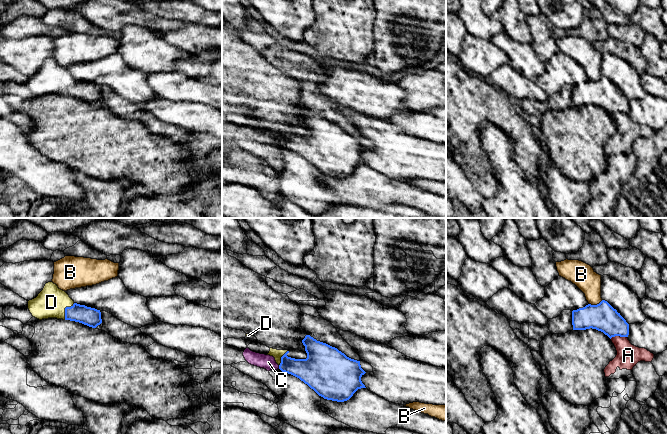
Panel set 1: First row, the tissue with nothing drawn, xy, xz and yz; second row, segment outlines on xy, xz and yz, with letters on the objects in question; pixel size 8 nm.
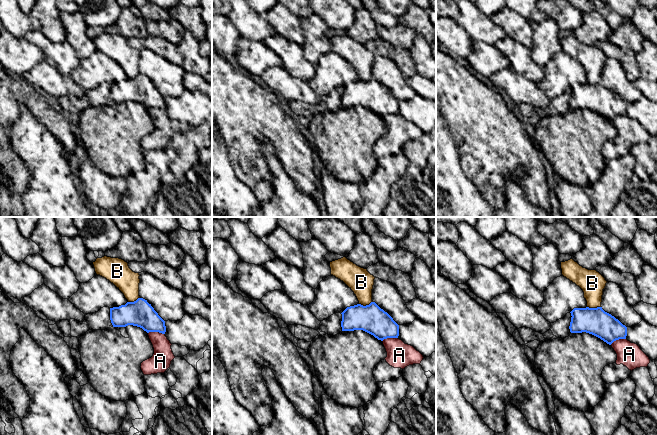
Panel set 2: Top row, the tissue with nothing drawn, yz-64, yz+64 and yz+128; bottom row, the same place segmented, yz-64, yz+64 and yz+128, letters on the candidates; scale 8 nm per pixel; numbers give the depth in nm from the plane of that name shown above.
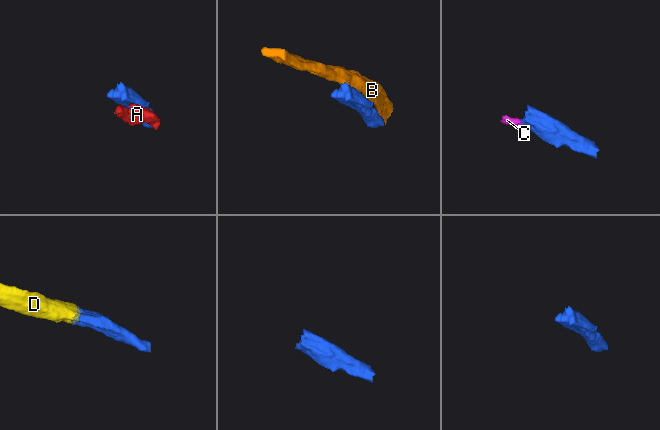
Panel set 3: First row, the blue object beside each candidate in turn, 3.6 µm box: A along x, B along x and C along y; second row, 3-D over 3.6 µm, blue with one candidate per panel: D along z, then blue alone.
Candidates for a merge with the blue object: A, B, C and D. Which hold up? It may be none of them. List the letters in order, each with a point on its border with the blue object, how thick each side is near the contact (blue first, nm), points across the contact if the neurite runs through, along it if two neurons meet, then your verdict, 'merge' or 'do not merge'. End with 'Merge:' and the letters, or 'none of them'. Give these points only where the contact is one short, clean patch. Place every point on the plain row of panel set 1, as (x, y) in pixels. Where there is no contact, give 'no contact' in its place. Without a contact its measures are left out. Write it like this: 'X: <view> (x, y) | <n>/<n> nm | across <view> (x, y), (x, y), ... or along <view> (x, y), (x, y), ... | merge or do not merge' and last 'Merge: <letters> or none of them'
A: yz (618, 111) | 220/190 nm | do not merge
B: yz (595, 81) | 220/190 nm | do not merge
C: xz (279, 143) | 200/120 nm | along xz (278, 141), (279, 144) | do not merge
D: xy (65, 85) | 150/240 nm | across xy (91, 93), (65, 85), (51, 78) | merge
Merge: D

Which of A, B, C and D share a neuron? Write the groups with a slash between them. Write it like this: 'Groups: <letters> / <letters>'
Groups: A C / B / D

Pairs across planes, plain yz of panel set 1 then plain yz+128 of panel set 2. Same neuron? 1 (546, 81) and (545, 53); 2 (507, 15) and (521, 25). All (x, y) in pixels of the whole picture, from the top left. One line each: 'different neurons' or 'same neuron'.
1: different neurons
2: same neuron

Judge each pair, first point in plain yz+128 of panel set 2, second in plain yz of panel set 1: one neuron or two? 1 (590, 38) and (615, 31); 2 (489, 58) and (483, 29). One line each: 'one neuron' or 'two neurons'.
1: two neurons
2: two neurons

